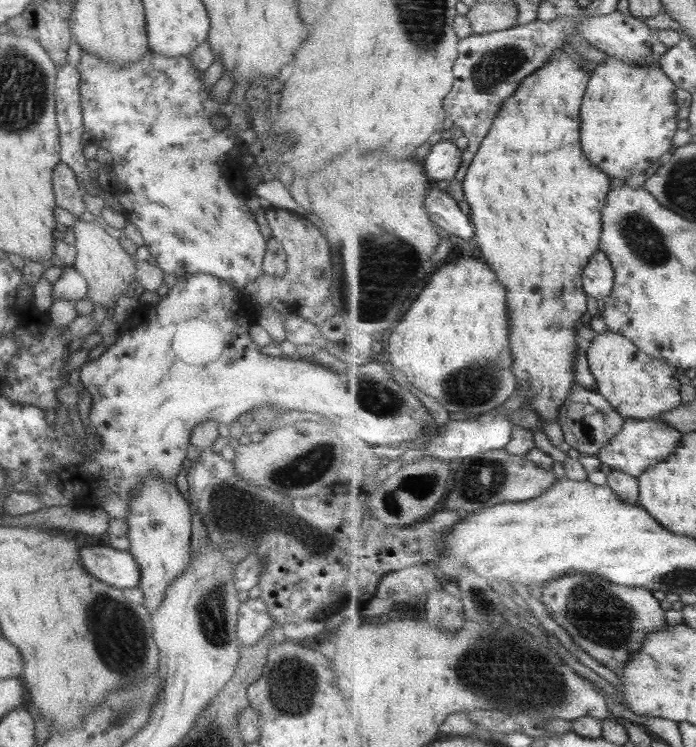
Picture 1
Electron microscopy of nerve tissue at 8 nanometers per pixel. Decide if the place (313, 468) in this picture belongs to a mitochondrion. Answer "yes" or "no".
yes

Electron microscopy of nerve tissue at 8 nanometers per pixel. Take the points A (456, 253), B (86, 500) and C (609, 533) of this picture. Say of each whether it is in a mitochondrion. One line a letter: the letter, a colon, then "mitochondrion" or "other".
A: other
B: other
C: other

